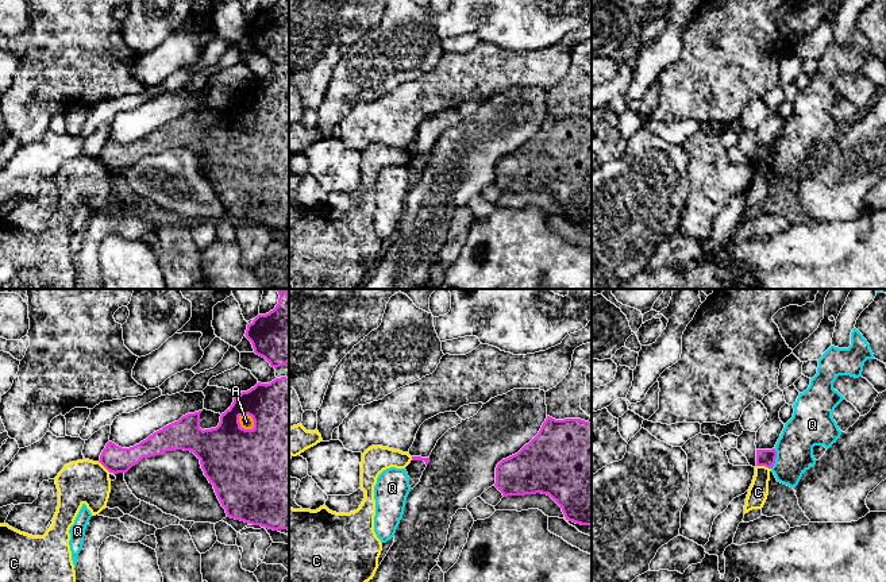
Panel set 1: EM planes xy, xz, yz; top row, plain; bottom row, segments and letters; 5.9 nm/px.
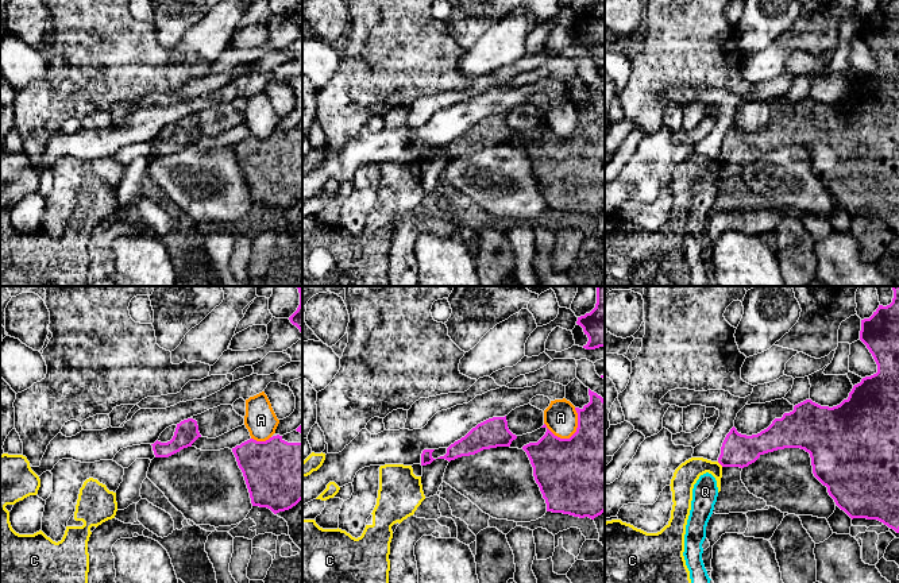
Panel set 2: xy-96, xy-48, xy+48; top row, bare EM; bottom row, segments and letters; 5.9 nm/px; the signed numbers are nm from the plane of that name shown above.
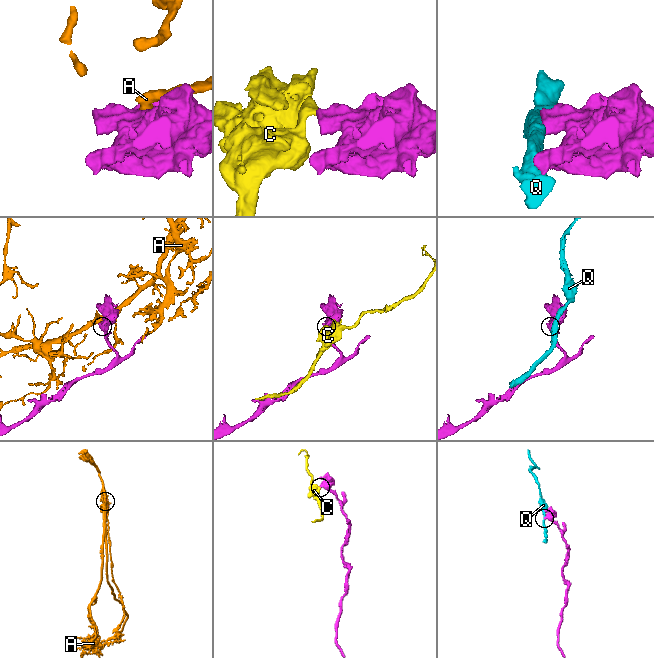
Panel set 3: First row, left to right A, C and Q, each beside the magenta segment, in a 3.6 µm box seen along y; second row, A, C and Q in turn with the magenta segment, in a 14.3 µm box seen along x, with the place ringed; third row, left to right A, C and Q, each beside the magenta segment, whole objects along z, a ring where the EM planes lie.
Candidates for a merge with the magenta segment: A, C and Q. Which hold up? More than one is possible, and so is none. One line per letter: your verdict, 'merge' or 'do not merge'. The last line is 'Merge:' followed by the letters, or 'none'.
A: do not merge
C: do not merge
Q: do not merge
Merge: none

